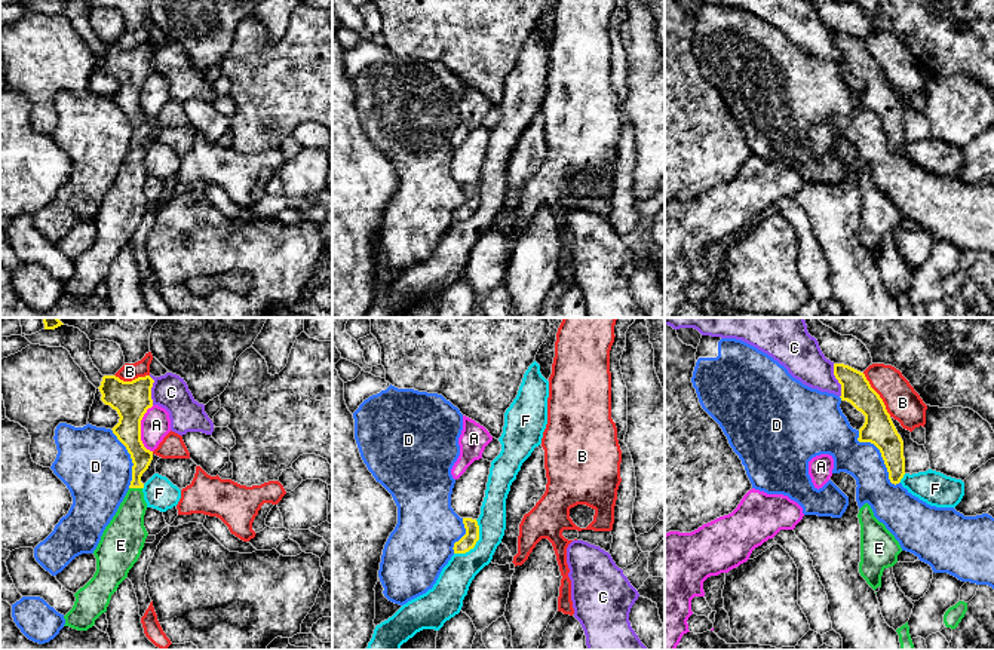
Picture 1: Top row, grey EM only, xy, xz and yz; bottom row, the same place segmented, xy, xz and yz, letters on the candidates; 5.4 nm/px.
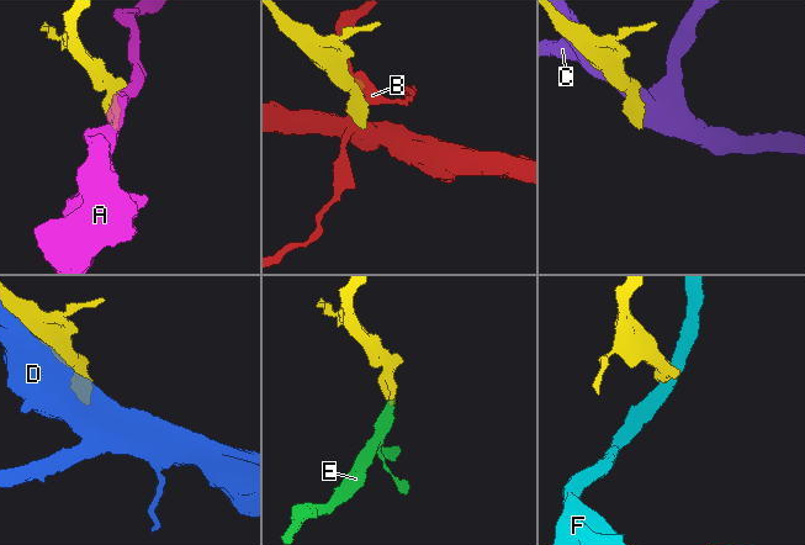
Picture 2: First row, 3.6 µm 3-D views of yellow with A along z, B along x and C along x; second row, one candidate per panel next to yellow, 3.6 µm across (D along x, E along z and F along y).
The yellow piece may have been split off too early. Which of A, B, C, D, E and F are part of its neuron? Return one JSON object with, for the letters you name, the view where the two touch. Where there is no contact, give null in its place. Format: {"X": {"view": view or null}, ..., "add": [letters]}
{"E": {"view": "xy"}, "add": ["E"]}

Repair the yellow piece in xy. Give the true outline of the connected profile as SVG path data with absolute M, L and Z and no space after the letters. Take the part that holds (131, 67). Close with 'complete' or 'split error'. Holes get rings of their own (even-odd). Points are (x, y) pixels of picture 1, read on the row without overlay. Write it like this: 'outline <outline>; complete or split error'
outline M104 43L101 68L119 82L119 91L111 96L126 114L132 126L132 148L116 183L105 194L101 208L93 218L96 239L74 264L73 276L64 283L65 292L77 298L88 298L95 288L107 279L111 263L128 245L129 237L138 229L148 203L144 194L147 171L144 168L142 141L153 128L153 119L141 108L141 88L153 74L150 43L123 49L116 43Z; split error

